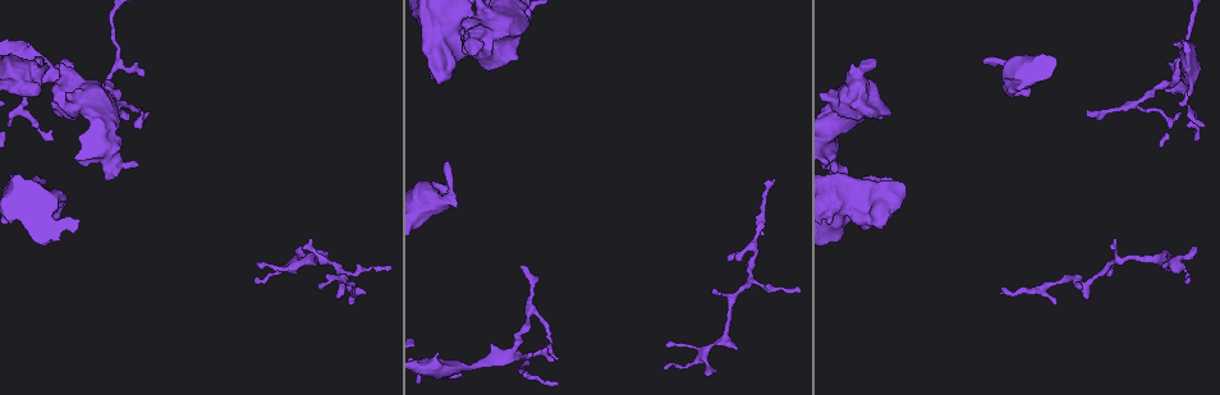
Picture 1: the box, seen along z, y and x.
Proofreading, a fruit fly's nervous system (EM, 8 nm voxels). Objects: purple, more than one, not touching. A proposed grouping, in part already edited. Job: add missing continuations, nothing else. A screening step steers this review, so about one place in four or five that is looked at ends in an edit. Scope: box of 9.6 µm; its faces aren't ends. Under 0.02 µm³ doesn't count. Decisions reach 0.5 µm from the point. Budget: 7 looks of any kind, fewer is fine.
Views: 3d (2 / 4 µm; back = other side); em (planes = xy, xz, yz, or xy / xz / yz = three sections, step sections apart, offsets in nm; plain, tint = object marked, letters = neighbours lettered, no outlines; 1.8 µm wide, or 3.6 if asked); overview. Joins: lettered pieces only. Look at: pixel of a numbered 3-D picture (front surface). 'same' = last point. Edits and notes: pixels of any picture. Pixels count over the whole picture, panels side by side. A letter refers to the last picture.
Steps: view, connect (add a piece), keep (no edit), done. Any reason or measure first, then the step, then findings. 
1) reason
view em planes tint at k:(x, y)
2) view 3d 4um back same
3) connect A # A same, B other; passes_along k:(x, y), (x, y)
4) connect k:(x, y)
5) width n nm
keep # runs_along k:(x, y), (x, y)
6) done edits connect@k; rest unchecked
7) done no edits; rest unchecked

thick end
view em xy step 4 letters at 1:(875, 62)

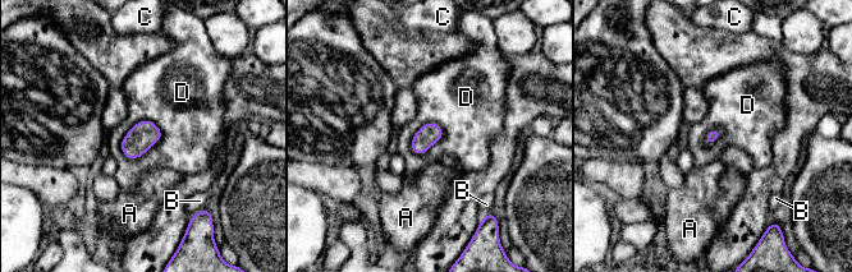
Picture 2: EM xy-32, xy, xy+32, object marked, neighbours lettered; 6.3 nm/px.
keep # A other, B other, C other, D other; border 2:(154, 121), (161, 137), (128, 160); none of them fits

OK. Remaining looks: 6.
an open end
view 3d 4um at 1:(447, 163)

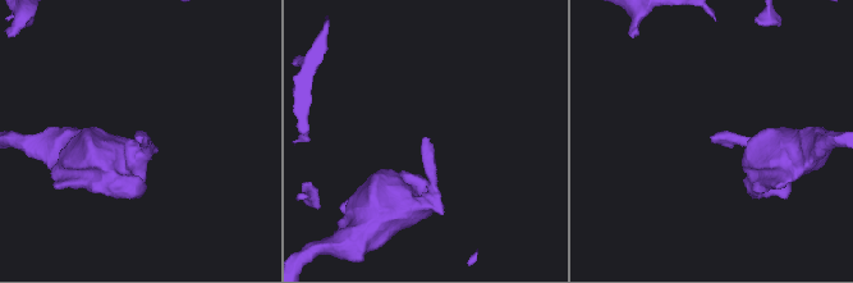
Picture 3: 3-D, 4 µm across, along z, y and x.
now the EM
view em 3.6um yz step 16 letters at 3:(142, 137)

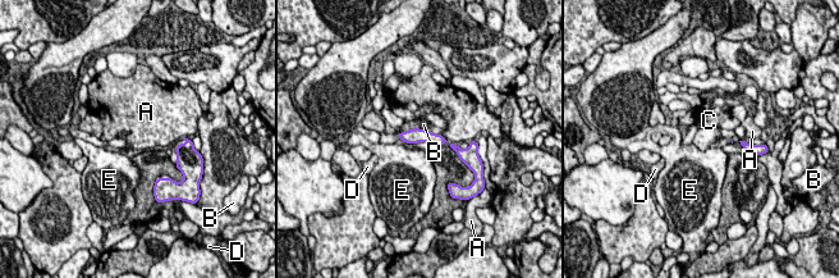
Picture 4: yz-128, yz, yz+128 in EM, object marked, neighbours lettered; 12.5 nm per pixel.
another direction
view em 3.6um planes letters same

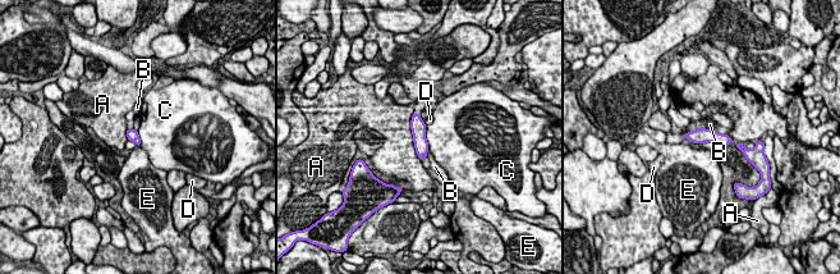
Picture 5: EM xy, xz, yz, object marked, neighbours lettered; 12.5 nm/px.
keep # A other, B other, C other, D other, E other; runs_along 5:(416, 117), (422, 155); none of them fits

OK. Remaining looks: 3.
stops while still wide
view em planes tint at 1:(435, 354)

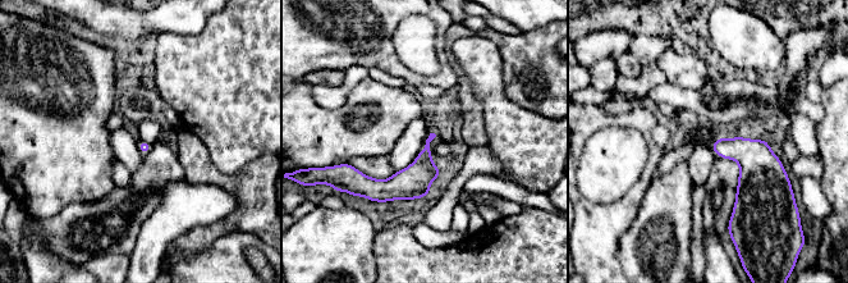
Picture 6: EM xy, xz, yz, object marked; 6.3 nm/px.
see the neighbours
view em planes letters same

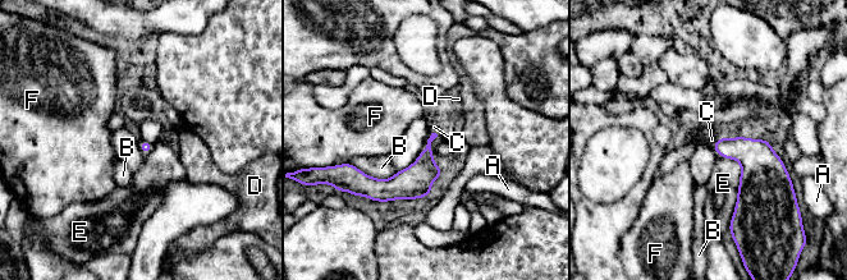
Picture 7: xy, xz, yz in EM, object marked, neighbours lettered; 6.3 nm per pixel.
connect C # A other, B other, C same, D other, E other, F other; passes_along 7:(419, 177), (427, 140), (434, 127); the neuron continues

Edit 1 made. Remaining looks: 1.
done edits connect@7; rest unchecked

